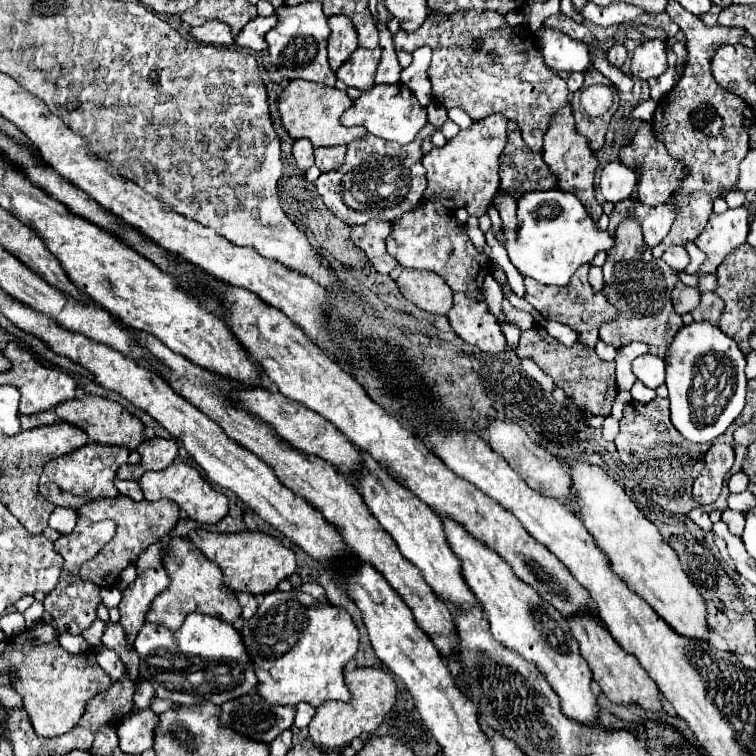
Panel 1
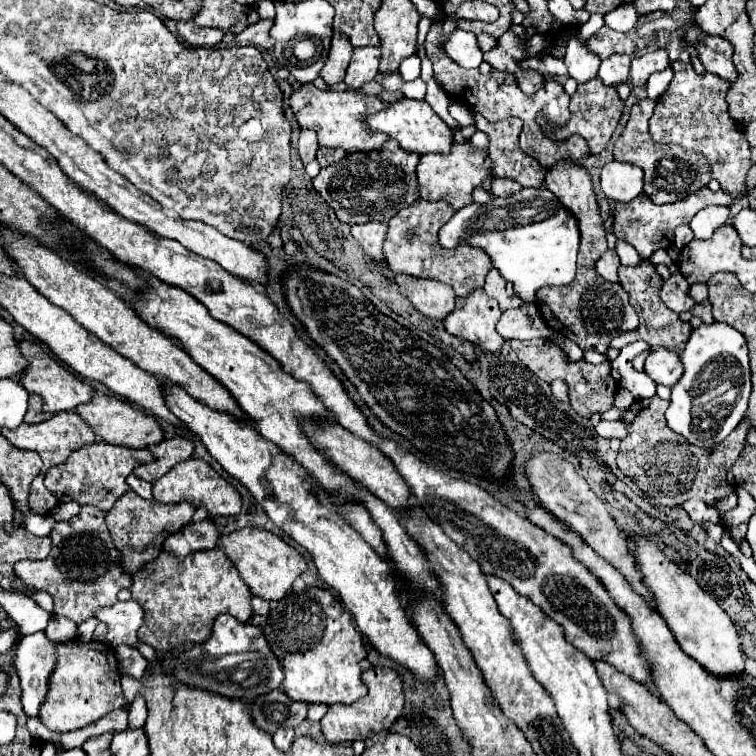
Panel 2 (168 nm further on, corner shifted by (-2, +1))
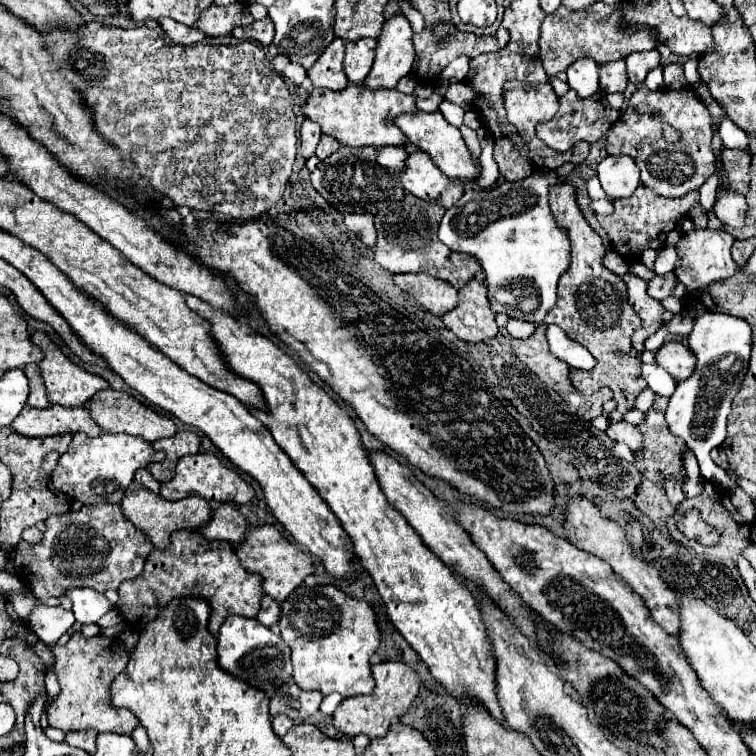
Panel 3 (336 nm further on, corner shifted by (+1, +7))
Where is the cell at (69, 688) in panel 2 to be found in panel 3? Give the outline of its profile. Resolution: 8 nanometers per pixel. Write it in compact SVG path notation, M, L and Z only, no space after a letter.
M73 633L69 643L55 645L55 675L61 681L61 693L53 699L47 709L47 721L51 727L61 731L79 731L79 729L95 729L99 733L131 733L139 721L129 709L115 709L111 705L111 681L125 669L129 655L123 651L117 639L97 635L83 637L81 633Z

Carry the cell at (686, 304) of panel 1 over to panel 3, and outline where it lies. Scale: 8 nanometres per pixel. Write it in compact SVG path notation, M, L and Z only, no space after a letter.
M671 271L671 273L665 273L665 275L655 275L649 283L647 283L647 291L653 299L657 301L663 301L665 297L669 297L673 293L673 289L677 287L677 275Z

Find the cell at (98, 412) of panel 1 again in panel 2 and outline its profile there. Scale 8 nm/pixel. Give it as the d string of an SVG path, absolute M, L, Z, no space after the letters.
M94 395L90 403L80 405L76 413L92 427L96 437L100 441L112 443L112 445L122 445L122 447L132 447L132 449L144 449L152 443L160 443L164 439L162 427L156 423L154 415L144 413L136 407L132 407L128 401L116 397L116 395Z

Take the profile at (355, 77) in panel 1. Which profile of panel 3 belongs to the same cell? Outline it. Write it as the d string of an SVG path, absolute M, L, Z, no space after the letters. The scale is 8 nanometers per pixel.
M363 37L357 41L351 41L345 45L345 61L343 61L343 69L345 75L349 79L349 83L361 83L367 73L371 71L373 65L373 57L375 57L375 39Z

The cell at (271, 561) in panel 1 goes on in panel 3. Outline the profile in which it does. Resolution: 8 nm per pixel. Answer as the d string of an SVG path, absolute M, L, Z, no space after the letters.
M263 525L255 529L247 529L245 541L235 547L235 555L239 557L243 569L259 575L263 579L265 595L273 597L275 601L285 601L287 595L301 585L301 581L313 573L313 559L311 555L303 553L297 545L289 543L275 527Z

